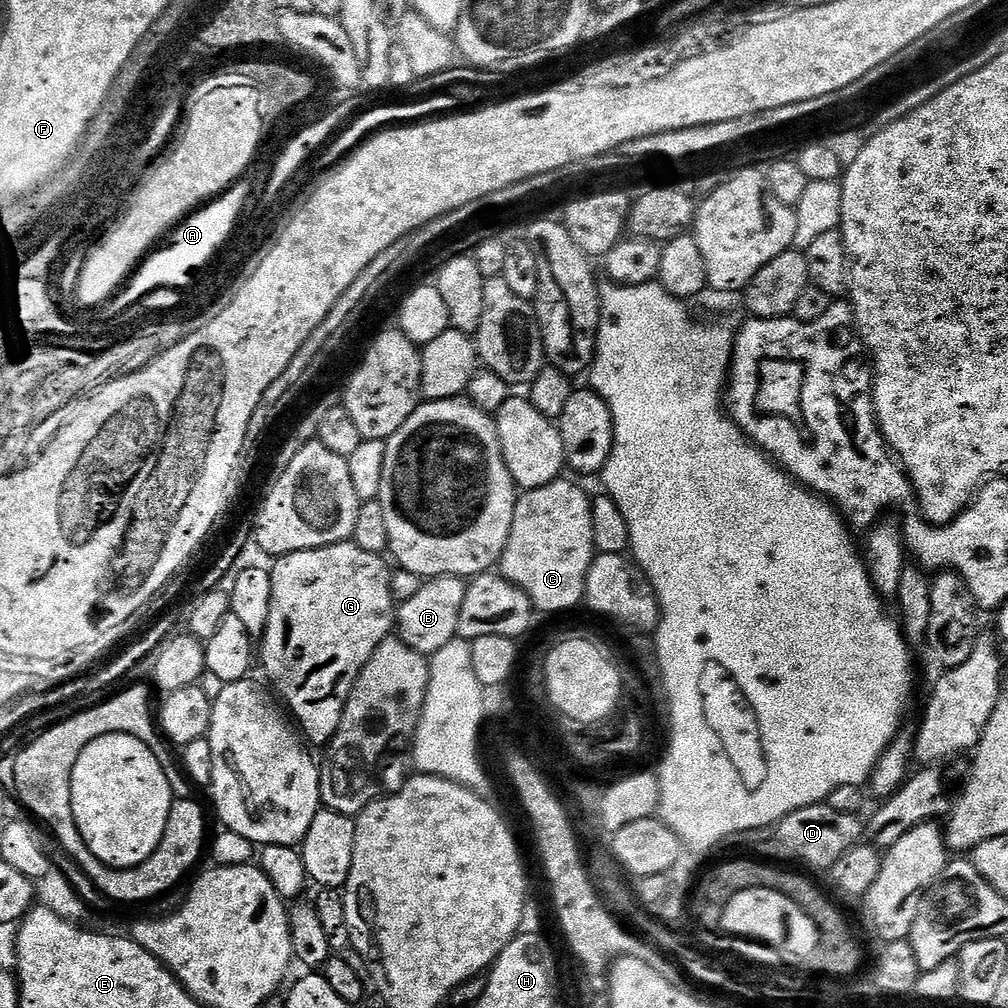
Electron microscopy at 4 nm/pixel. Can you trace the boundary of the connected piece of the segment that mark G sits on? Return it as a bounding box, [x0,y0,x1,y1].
[258,542,394,746]

